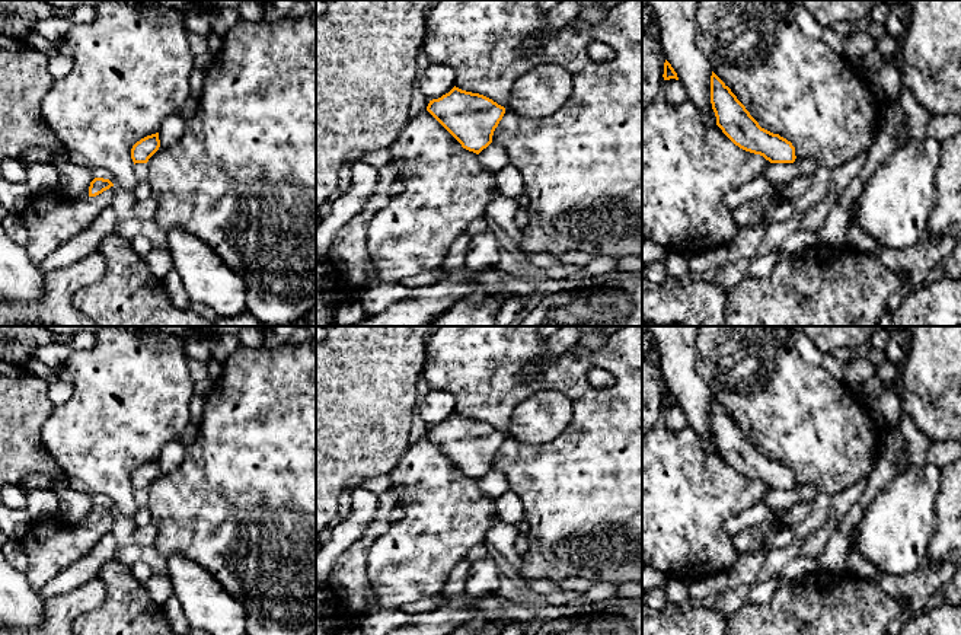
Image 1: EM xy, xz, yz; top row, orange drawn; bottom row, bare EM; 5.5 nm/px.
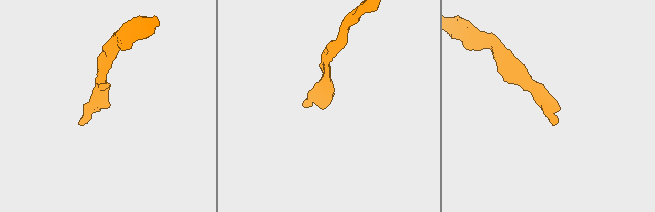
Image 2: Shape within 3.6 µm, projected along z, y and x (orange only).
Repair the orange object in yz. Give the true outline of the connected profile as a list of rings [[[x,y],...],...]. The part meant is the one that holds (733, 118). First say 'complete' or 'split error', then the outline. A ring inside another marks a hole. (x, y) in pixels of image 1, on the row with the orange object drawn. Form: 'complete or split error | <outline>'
complete | [[[712,71],[711,103],[716,125],[740,149],[760,154],[770,163],[794,163],[791,141],[759,125],[731,89]]]

